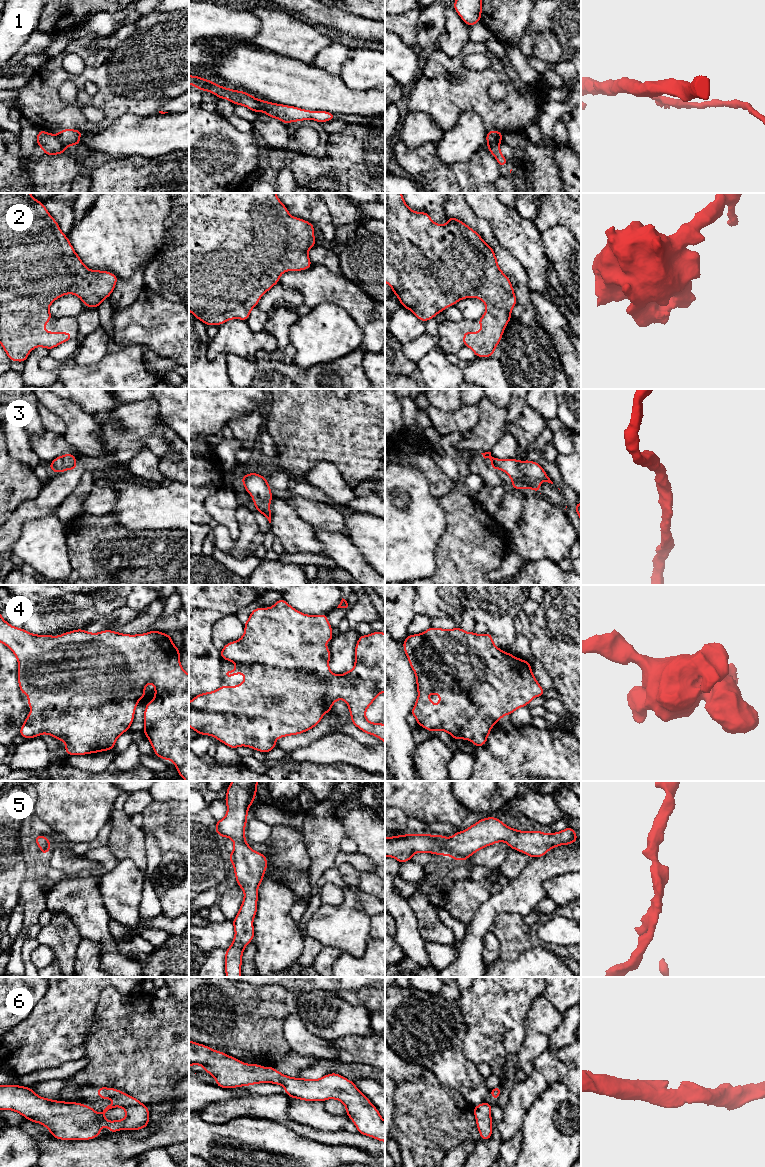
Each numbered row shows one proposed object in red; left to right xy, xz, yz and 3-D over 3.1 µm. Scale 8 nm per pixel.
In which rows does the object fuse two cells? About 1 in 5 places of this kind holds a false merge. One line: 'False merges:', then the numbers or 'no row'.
False merges: 1

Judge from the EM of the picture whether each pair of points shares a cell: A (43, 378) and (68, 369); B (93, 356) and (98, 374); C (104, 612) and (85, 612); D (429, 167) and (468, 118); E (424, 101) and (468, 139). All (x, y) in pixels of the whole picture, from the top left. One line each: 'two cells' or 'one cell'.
A: two cells
B: two cells
C: two cells
D: two cells
E: two cells

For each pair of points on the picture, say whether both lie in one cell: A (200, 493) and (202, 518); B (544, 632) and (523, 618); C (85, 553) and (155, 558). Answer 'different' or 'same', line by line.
A: same
B: same
C: same

